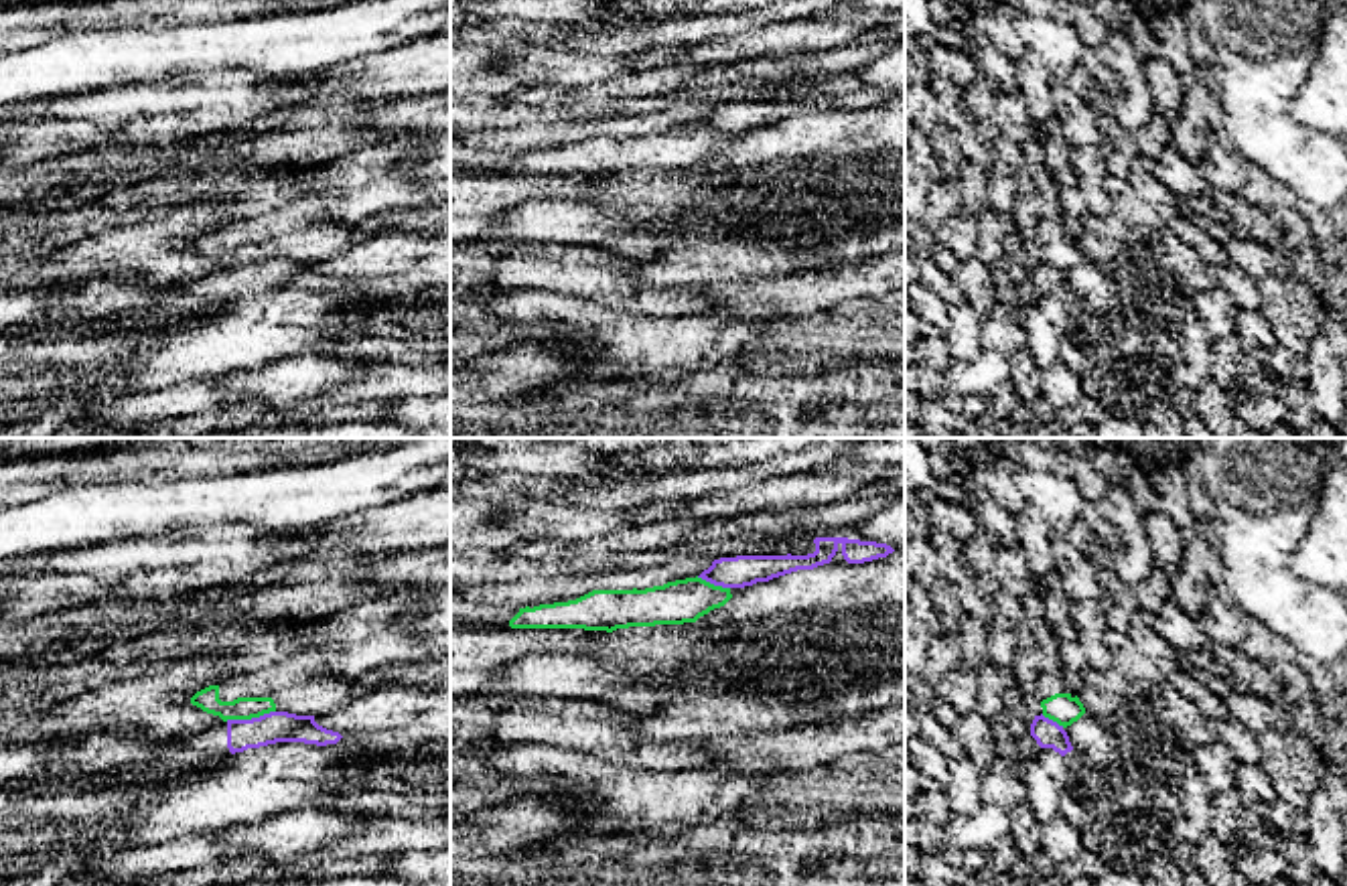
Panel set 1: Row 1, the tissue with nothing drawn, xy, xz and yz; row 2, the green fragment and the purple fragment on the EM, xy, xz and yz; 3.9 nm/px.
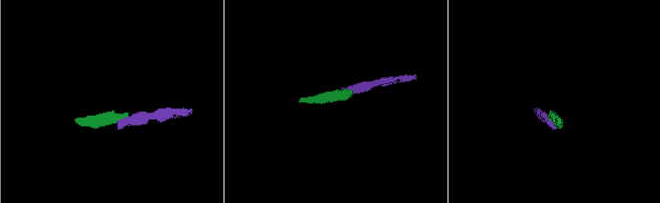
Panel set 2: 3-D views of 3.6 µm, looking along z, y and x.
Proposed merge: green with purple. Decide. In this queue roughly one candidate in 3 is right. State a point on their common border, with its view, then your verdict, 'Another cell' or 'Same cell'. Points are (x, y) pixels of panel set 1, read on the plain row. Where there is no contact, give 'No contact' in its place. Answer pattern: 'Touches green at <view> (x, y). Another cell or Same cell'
Touches green at xy (250, 264). Another cell

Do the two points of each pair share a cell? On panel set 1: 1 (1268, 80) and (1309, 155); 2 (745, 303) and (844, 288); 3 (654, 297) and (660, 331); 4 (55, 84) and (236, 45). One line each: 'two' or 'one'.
1: one
2: one
3: two
4: one

